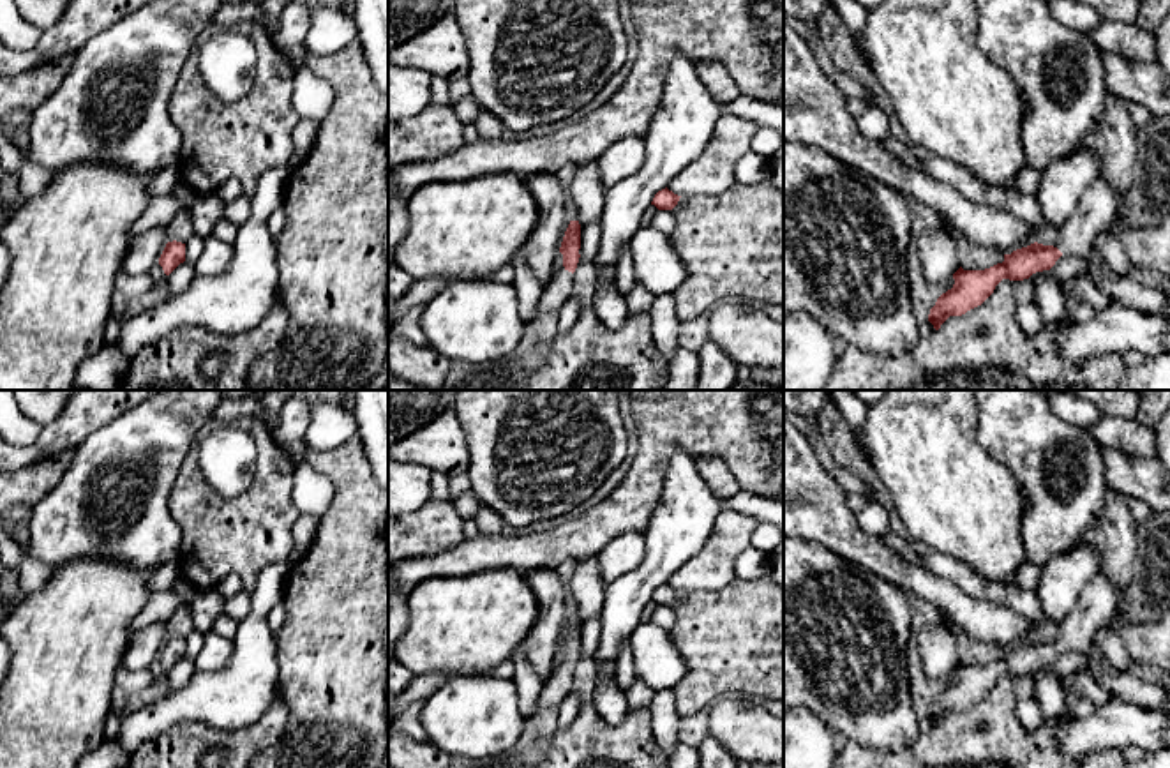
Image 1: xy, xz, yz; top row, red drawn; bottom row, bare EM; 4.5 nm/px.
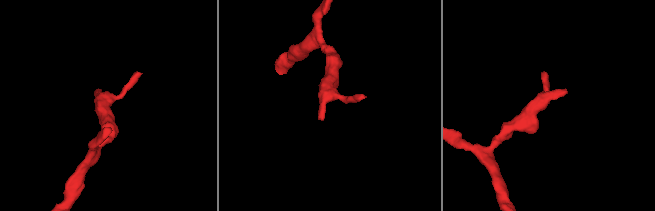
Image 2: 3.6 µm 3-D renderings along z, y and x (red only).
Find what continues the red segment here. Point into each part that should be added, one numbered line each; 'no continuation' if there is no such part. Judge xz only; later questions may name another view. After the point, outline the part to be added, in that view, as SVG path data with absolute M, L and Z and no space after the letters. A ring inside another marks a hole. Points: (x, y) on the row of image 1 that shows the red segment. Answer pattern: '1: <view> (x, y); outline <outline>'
1: xz (560, 288); outline M561 265L552 272L549 284L542 291L536 305L536 316L558 312L559 307L572 297L572 291L574 274Z

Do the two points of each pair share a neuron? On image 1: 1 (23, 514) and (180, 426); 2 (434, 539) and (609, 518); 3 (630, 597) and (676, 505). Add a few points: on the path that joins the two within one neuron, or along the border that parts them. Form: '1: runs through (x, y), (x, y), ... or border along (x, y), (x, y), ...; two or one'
1: border along (32, 509), (32, 518), (27, 523); two
2: border along (464, 539), (426, 557); two
3: runs through (650, 574), (676, 528); one

